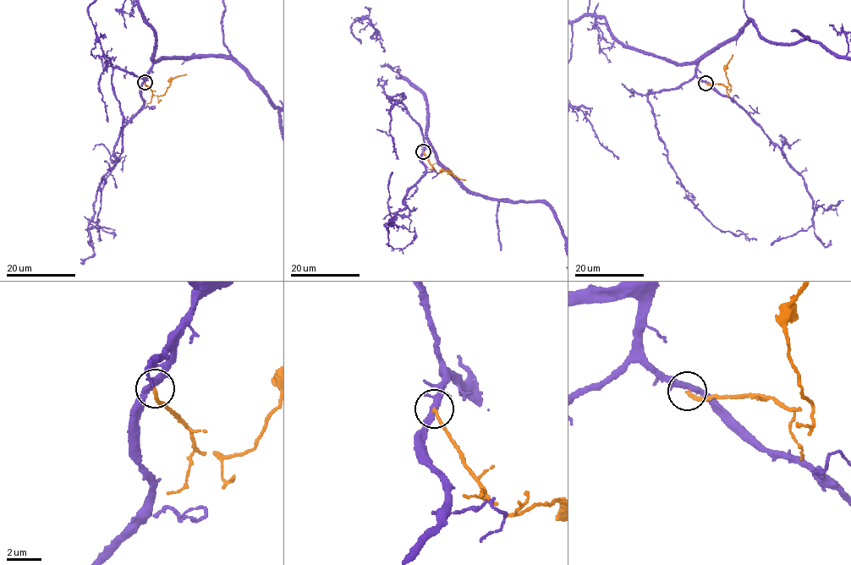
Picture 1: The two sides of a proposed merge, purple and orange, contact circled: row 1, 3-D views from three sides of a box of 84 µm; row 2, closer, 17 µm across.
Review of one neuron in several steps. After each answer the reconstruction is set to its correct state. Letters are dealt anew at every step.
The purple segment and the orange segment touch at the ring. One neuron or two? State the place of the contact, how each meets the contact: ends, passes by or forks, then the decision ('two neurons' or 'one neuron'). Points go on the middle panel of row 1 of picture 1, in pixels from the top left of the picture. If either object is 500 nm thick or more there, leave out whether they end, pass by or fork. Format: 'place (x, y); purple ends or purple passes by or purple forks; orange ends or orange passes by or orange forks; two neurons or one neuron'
place (423, 151); purple passes by; orange ends; two neurons

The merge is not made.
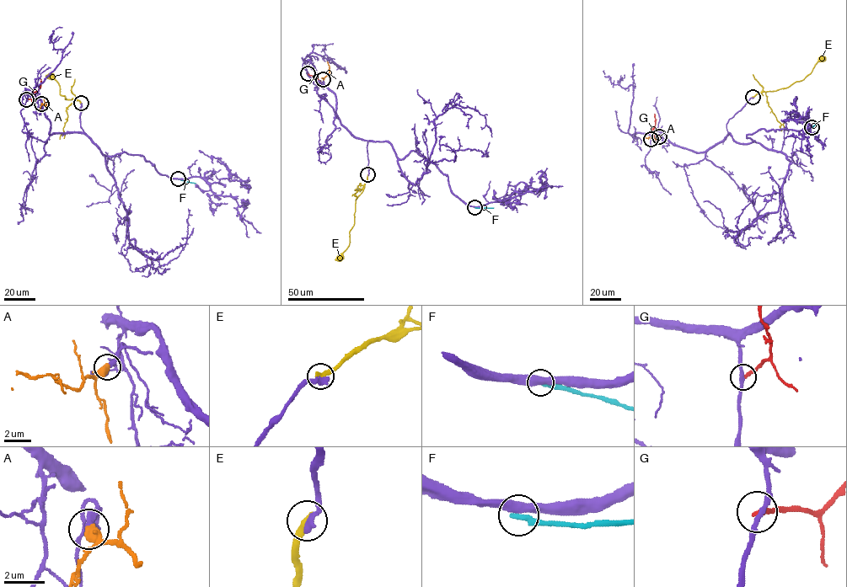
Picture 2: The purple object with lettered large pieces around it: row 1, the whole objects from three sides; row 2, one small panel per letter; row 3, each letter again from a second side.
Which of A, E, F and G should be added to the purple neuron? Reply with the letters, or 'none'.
A

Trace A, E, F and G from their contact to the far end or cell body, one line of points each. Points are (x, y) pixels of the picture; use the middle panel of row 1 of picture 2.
A: (323, 79), (329, 72), (327, 61)
E: (367, 174), (362, 192), (356, 200), (349, 244), (335, 259)
F: (474, 207), (493, 208)
G: (308, 73), (315, 76), (319, 82)

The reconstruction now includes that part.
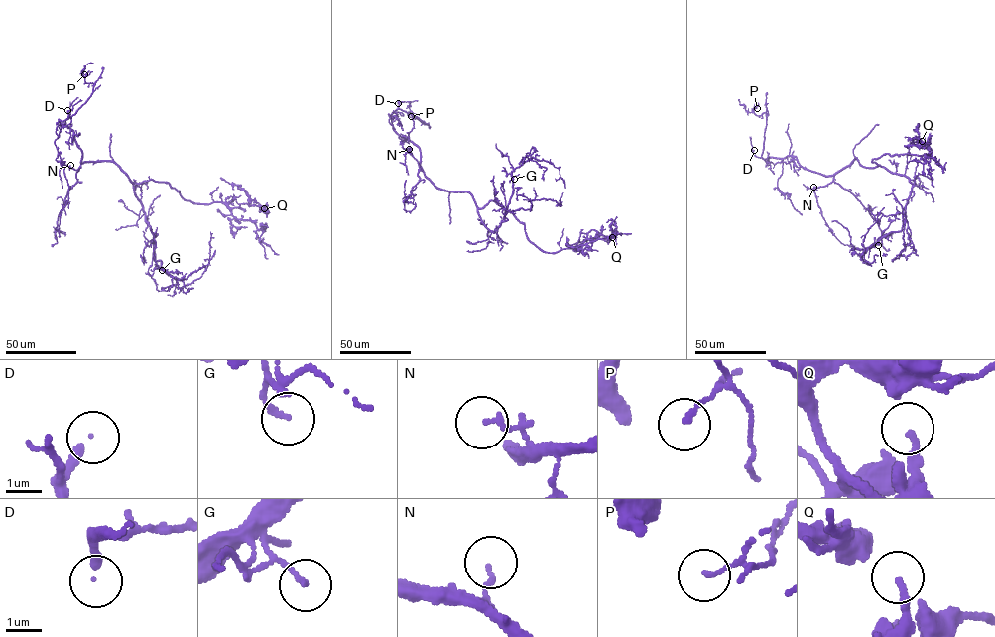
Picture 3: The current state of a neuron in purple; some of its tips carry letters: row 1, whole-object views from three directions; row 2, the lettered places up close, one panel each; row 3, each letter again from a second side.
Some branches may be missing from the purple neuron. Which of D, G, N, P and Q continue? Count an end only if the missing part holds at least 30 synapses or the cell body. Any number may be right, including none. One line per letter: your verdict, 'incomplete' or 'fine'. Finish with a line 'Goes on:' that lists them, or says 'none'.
D: incomplete
G: fine
N: fine
P: fine
Q: fine
Goes on: D

